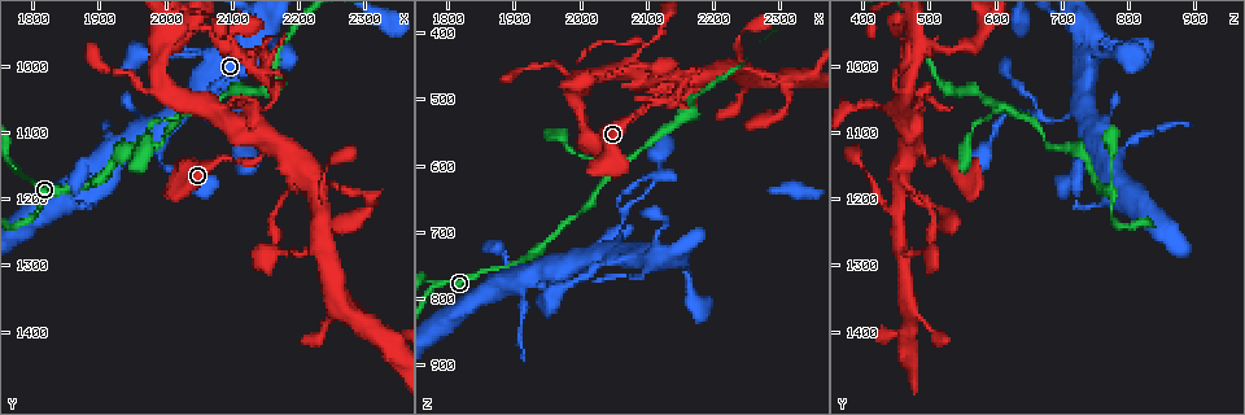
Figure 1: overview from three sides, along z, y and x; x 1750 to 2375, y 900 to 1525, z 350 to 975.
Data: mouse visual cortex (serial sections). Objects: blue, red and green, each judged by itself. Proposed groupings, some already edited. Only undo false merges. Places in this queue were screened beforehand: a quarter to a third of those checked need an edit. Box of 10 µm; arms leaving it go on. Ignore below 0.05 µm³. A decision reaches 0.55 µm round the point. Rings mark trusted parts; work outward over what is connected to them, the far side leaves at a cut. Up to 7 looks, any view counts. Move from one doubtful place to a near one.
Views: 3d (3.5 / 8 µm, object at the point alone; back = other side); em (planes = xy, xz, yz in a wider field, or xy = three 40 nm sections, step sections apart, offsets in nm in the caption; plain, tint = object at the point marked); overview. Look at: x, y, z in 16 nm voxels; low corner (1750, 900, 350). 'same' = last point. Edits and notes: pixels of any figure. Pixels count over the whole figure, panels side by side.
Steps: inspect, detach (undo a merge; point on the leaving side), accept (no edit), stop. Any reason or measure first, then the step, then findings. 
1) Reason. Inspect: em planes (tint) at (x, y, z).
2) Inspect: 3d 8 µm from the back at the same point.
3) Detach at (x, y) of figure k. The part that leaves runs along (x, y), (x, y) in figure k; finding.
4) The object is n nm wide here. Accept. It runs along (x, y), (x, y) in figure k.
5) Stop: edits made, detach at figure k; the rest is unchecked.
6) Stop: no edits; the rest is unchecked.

Branch point. Inspect: 3d 3.5 µm at (2065, 1080, 675).

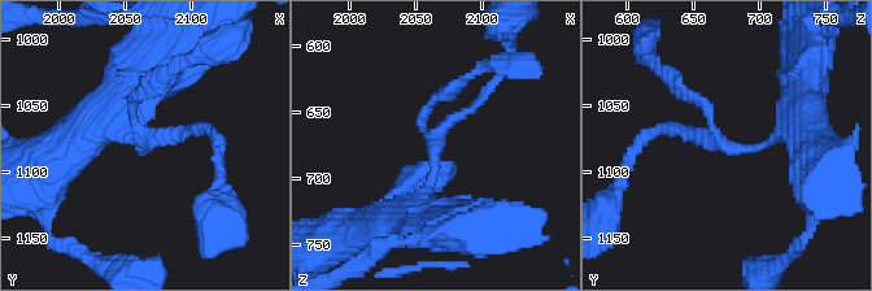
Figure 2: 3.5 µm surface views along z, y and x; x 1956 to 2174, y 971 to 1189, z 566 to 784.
3 arms meet here; the arms are 150, 150, 200 nm wide. Inspect: em xy step 1 (tint) at (2068, 1078, 672).

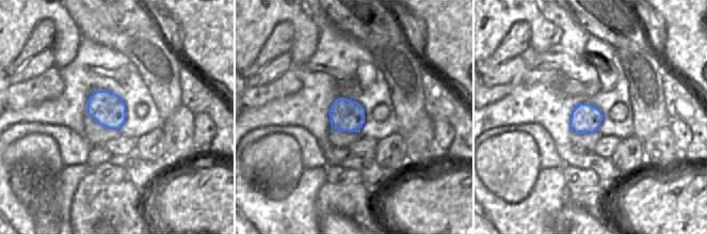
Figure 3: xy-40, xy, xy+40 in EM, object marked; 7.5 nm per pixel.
Accept. It runs along (405, 220), (441, 130), (493, 81) in figure 2; one cell here.

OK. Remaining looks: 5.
Narrows sharply. Inspect: 3d 8 µm at (2140, 1065, 490).

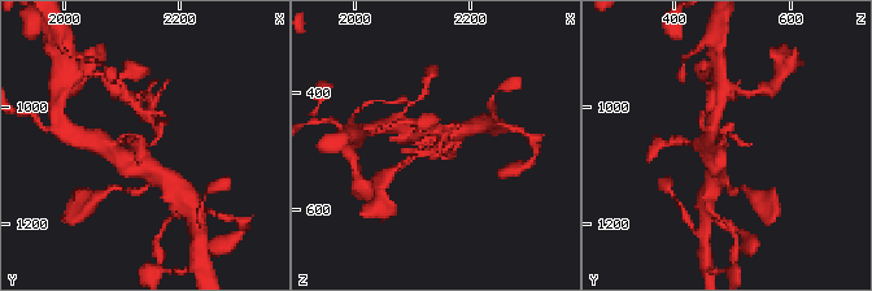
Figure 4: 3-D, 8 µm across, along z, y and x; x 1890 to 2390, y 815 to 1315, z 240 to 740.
Inspect: 3d 3.5 µm at the same point.

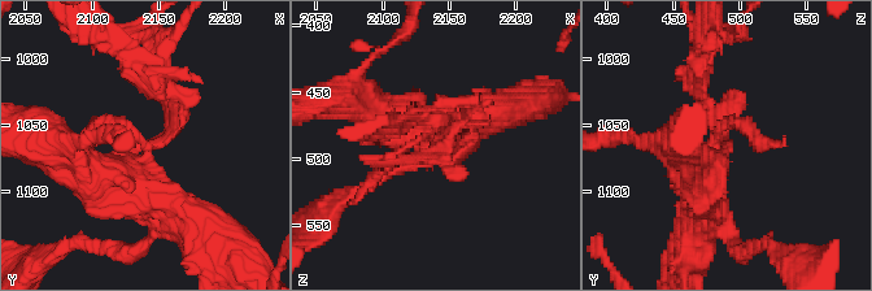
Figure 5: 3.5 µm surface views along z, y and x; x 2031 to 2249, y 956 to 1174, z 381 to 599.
Inspect: em planes (tint) at (2144, 1066, 488).

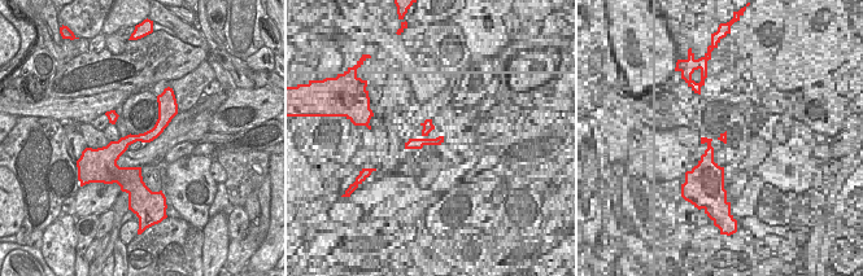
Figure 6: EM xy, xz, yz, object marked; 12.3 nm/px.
Accept. It runs along (143, 195), (120, 179), (179, 120), (166, 79) in figure 5; all the same cell.

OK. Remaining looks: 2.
Narrows sharply. Inspect: 3d 3.5 µm at (2045, 945, 460).

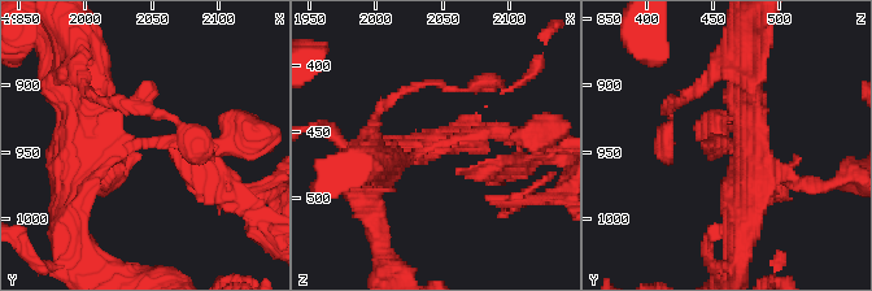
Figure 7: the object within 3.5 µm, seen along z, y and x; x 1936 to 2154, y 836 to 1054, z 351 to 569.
The arms are 200, 400 nm wide; need the tissue. Inspect: em xy step 2 (tint) at (2046, 944, 460).

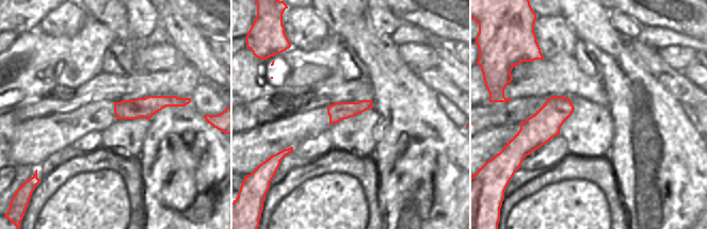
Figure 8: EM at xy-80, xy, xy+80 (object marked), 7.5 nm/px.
Accept. It runs along (181, 103), (161, 101), (116, 111) in figure 8; one cell here.

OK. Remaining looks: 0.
Stop: no edits; the rest is unchecked.

